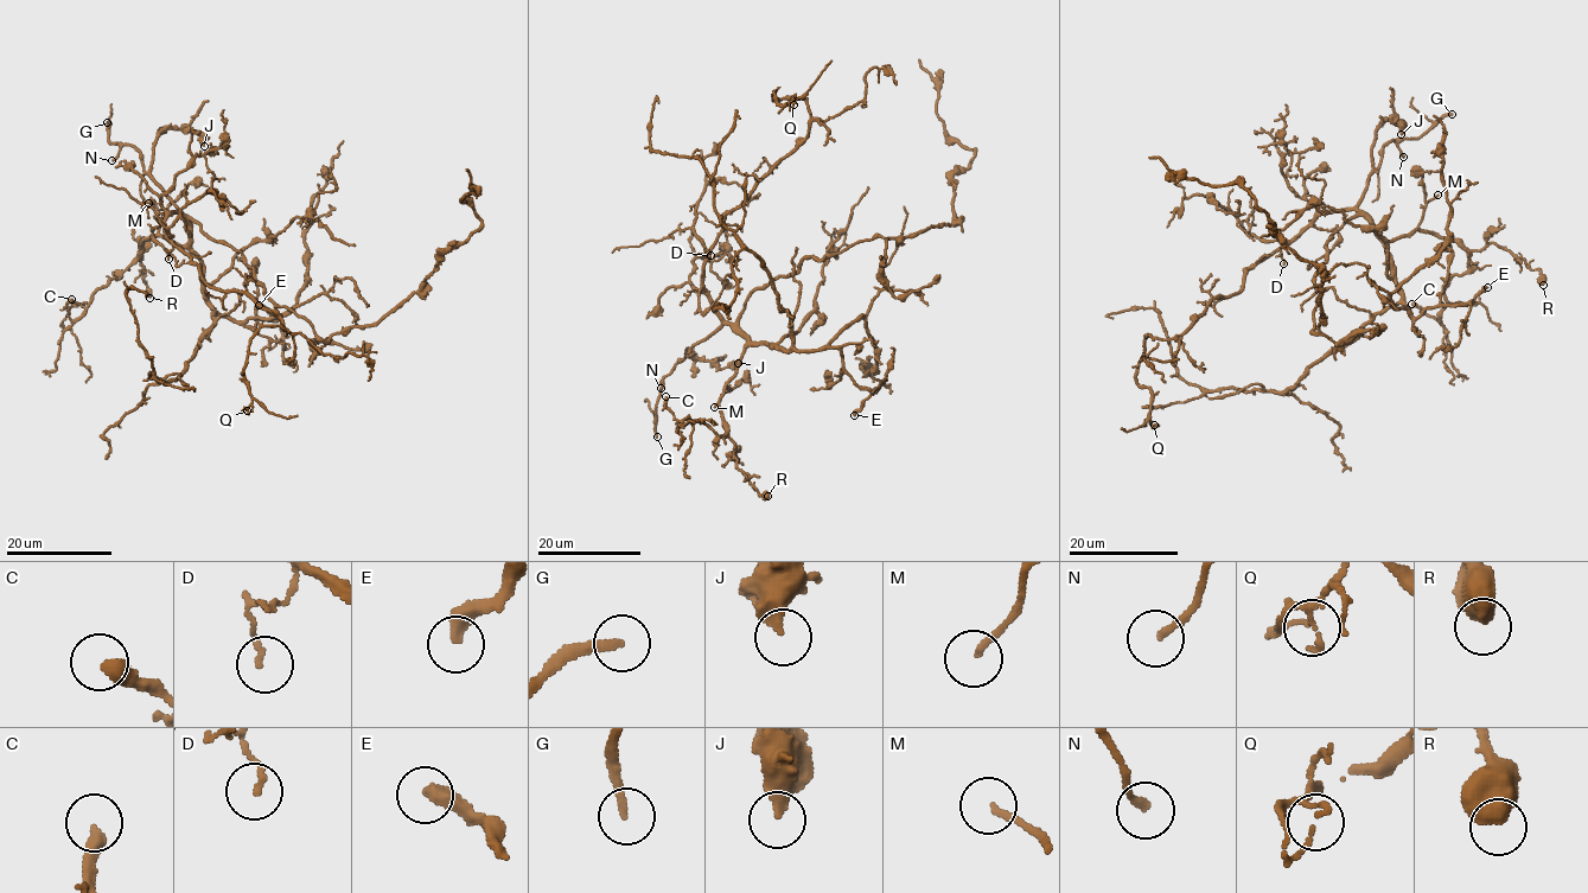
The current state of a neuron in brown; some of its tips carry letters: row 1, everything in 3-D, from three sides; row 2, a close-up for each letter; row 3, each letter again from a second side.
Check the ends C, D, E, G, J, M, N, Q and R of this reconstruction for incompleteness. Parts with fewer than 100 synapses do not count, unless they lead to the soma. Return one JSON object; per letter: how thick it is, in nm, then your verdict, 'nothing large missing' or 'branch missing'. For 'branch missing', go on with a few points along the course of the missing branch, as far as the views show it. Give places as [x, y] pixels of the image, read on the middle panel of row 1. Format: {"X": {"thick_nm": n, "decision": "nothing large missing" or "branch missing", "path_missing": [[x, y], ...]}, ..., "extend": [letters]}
{"C": {"thick_nm": 400, "decision": "nothing large missing"}, "D": {"thick_nm": 120, "decision": "nothing large missing"}, "E": {"thick_nm": 360, "decision": "nothing large missing"}, "G": {"thick_nm": 240, "decision": "branch missing"}, "J": {"thick_nm": 400, "decision": "nothing large missing"}, "M": {"thick_nm": 170, "decision": "nothing large missing"}, "N": {"thick_nm": 190, "decision": "nothing large missing"}, "Q": {"thick_nm": 100, "decision": "nothing large missing"}, "R": {"thick_nm": 650, "decision": "nothing large missing"}, "extend": ["G"]}

